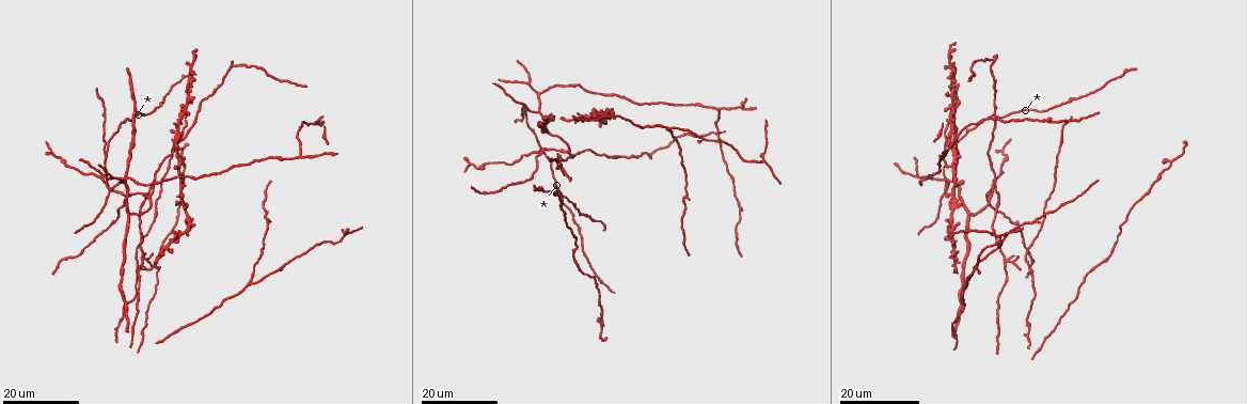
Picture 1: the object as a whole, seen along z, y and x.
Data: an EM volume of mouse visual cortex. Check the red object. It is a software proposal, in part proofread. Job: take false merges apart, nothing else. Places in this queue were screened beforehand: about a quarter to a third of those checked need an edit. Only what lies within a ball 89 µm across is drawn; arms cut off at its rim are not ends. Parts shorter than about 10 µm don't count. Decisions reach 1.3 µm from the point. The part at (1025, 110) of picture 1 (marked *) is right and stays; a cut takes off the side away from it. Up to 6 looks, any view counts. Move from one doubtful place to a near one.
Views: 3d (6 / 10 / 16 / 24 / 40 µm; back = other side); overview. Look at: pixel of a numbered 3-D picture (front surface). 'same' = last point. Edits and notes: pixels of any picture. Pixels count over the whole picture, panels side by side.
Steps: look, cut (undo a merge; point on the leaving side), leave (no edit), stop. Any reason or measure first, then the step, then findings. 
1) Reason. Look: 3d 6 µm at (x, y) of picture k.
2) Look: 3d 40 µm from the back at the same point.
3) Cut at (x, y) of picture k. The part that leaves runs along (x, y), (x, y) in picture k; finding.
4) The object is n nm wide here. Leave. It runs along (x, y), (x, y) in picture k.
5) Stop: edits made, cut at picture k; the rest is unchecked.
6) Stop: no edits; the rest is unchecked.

Side arm on a straight run. Look: 3d 24 µm at (954, 166) of picture 1.

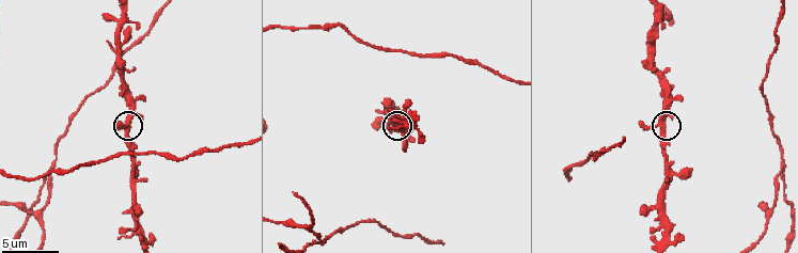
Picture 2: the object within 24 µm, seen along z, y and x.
Zoom in. Look: 3d 6 µm at (128, 128) of picture 2.

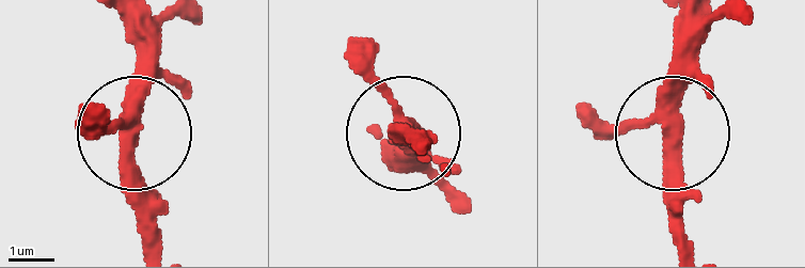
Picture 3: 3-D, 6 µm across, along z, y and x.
3 arms meet here. Leave. All the same neuron.

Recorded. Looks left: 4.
Three arms meet. Look: 3d 16 µm at (131, 213) of picture 1.

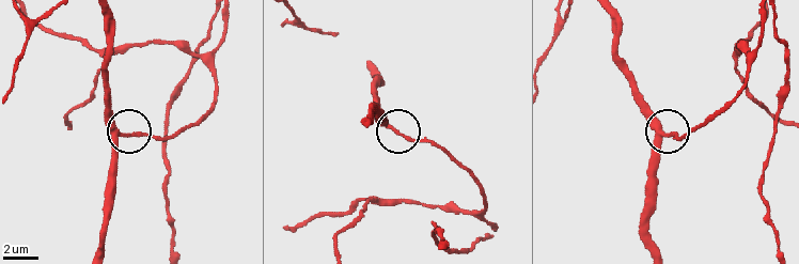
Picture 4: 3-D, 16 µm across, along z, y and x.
Zoom in. Look: 3d 10 µm at (119, 133) of picture 4.

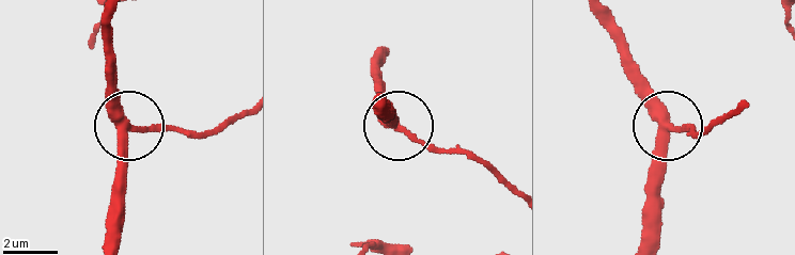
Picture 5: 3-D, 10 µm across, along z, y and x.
The object is 290 nm wide here. Leave. It runs along (592, 9), (630, 84), (668, 132), (660, 220) in picture 5; one neuron here.

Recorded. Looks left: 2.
Arms part here. Look: 3d 10 µm at (783, 177) of picture 2.

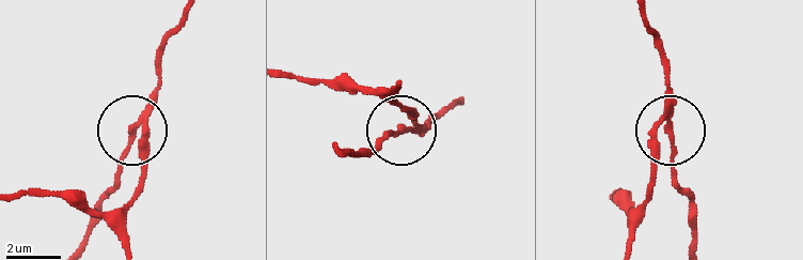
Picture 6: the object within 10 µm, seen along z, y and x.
3 arms meet here. Cut at (128, 139) of picture 6. Two neurons meet here.

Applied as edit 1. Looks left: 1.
Stop: edits made, cut at picture 6; the rest is unchecked.

